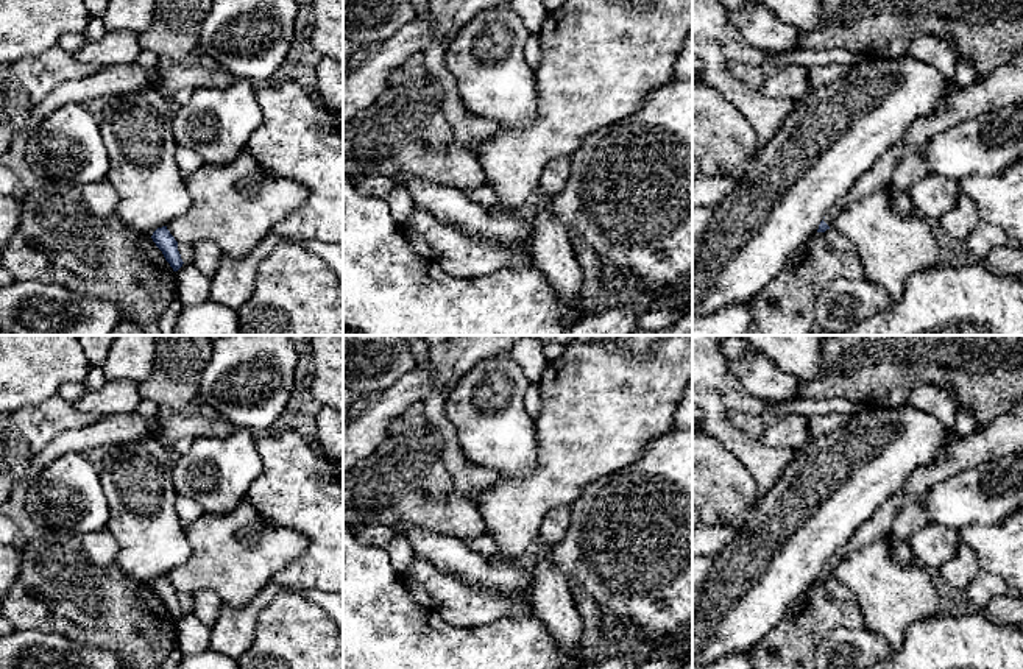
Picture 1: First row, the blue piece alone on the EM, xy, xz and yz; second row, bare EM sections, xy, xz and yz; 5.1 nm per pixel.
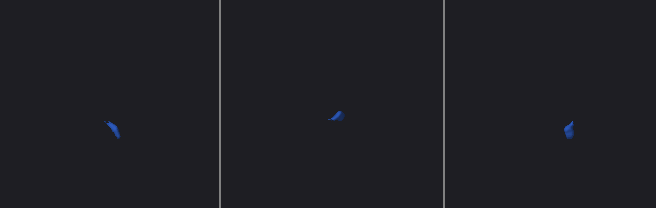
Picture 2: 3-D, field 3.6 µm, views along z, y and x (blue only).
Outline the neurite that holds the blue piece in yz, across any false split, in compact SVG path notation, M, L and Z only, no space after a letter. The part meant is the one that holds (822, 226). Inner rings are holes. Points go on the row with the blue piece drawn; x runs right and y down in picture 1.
M1023 55L998 69L989 78L976 80L967 89L956 89L936 112L917 119L898 142L875 159L845 198L825 214L817 232L830 229L833 220L847 206L878 189L886 189L895 168L911 154L922 150L937 133L948 129L954 123L981 117L1011 104L1023 104Z

